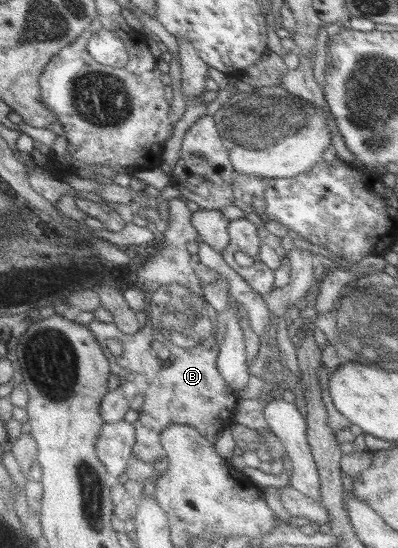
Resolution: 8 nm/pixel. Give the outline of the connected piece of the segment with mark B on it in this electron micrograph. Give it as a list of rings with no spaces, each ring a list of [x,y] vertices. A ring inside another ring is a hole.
[[[91,320],[86,323],[85,327],[94,335],[94,341],[98,343],[98,347],[103,349],[106,360],[109,364],[109,372],[120,379],[130,378],[138,372],[142,376],[146,376],[146,384],[150,386],[150,390],[144,396],[144,402],[137,410],[138,418],[134,422],[134,444],[131,448],[131,456],[141,460],[142,462],[150,463],[156,472],[163,473],[167,467],[167,460],[159,443],[159,436],[162,430],[167,426],[173,424],[181,424],[189,426],[199,432],[210,444],[214,445],[216,436],[220,430],[228,429],[233,423],[234,406],[238,401],[238,396],[234,394],[233,390],[224,382],[224,379],[219,375],[217,366],[215,365],[215,358],[218,352],[216,344],[212,348],[206,346],[194,346],[190,349],[182,349],[172,345],[163,339],[160,334],[156,334],[150,326],[144,325],[140,327],[140,334],[137,332],[132,335],[119,335],[118,341],[121,343],[123,353],[118,356],[111,355],[106,349],[106,339],[112,340],[115,337],[114,331],[111,327],[99,321]]]

